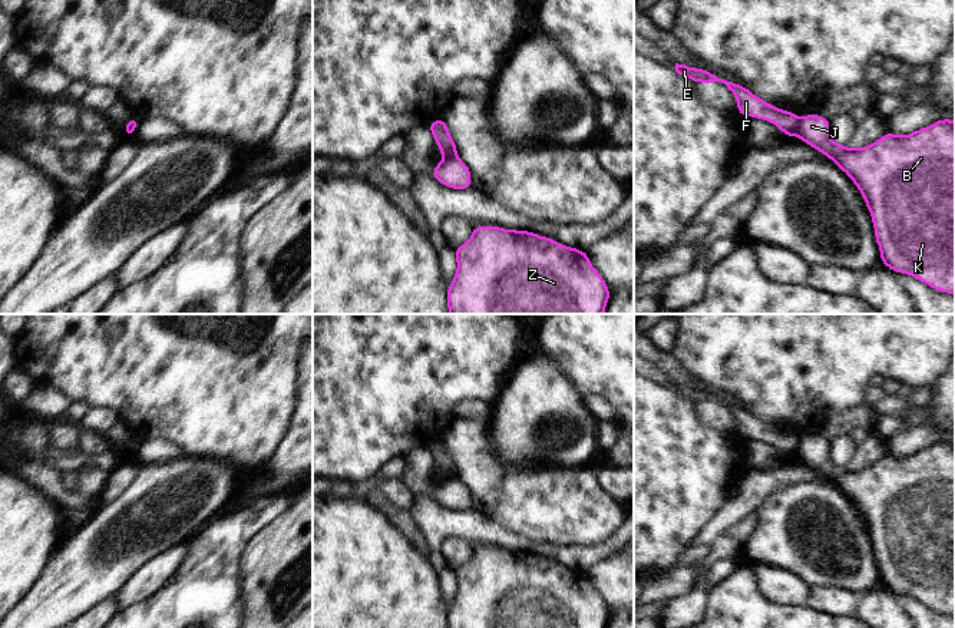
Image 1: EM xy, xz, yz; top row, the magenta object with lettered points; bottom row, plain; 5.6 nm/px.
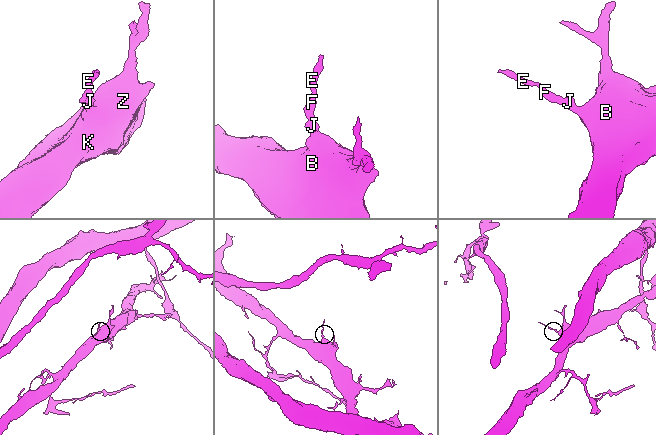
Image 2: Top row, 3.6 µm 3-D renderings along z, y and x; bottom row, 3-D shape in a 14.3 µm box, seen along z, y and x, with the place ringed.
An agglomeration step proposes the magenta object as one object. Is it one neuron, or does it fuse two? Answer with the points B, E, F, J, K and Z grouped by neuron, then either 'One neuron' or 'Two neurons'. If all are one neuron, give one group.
Groups: B J K Z / E F. Two neurons

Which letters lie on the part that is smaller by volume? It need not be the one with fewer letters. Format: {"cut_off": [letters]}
{"cut_off": ["E", "F"]}

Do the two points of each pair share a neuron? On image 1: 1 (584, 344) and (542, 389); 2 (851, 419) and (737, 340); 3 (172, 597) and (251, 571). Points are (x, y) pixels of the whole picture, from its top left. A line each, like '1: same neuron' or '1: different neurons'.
1: different neurons
2: different neurons
3: different neurons

